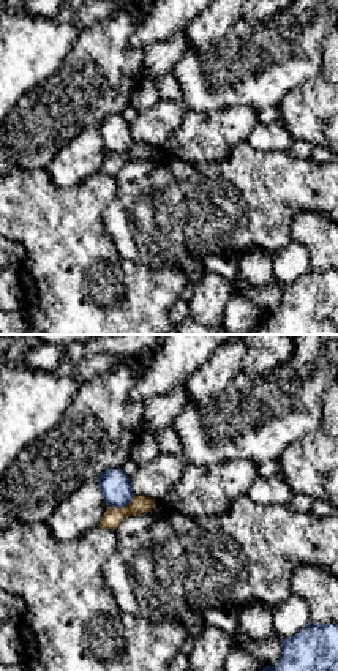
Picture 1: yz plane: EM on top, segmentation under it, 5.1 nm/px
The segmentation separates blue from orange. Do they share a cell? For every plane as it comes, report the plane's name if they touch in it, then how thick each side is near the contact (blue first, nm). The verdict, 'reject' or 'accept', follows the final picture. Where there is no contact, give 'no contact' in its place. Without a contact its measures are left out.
meets blue in yz; 160 nm thick on the blue side, 100 nm on the other

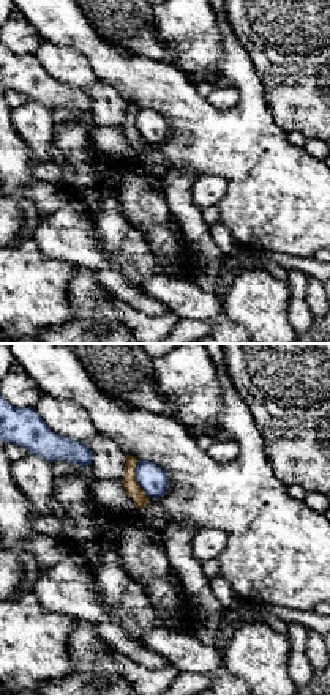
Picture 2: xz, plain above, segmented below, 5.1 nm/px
meets blue in xz; 150 nm thick on the blue side, 80 nm on the other

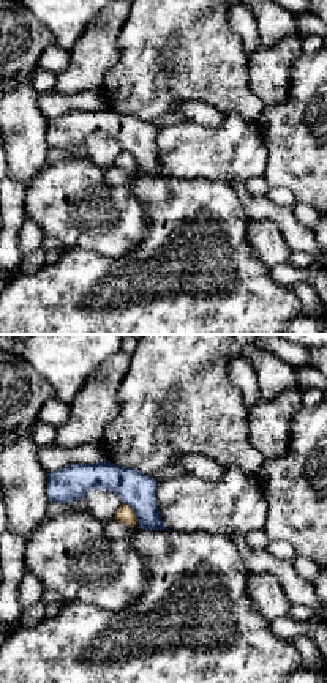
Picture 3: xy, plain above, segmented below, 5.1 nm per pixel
meets blue in xy; 180 nm thick on the blue side, 90 nm on the other

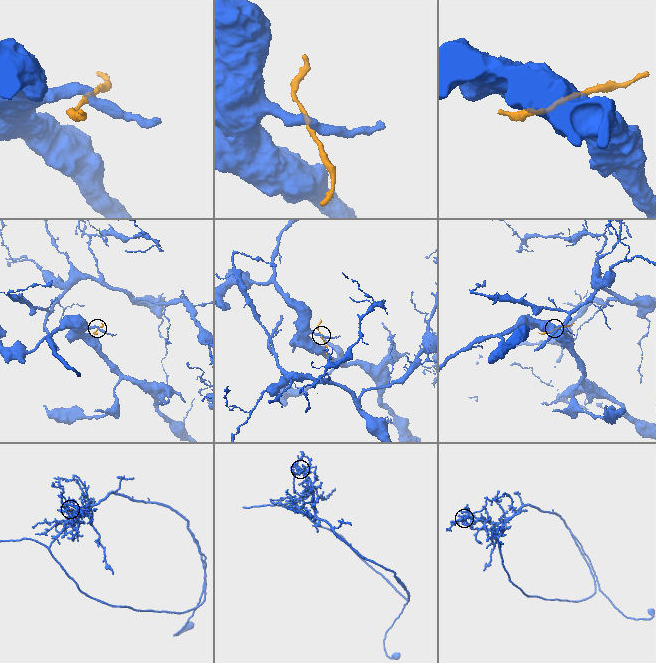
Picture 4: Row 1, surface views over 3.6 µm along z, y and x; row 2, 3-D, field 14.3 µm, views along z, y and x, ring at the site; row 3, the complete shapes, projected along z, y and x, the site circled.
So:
reject

